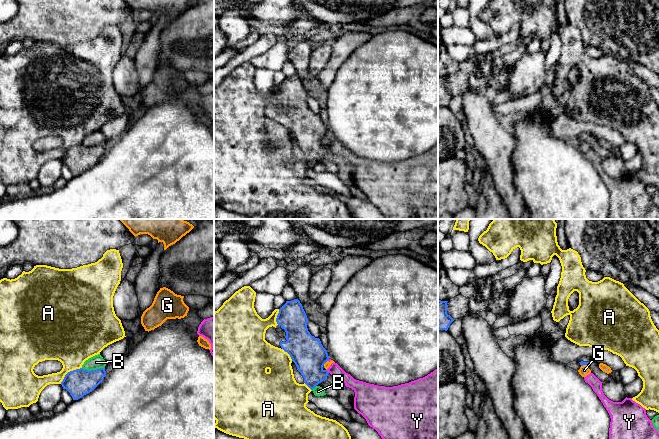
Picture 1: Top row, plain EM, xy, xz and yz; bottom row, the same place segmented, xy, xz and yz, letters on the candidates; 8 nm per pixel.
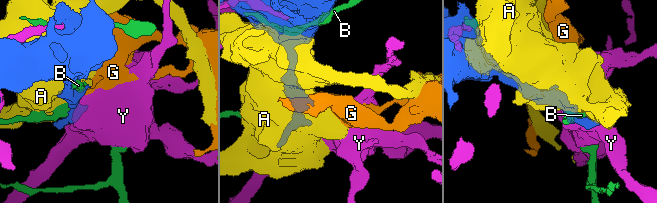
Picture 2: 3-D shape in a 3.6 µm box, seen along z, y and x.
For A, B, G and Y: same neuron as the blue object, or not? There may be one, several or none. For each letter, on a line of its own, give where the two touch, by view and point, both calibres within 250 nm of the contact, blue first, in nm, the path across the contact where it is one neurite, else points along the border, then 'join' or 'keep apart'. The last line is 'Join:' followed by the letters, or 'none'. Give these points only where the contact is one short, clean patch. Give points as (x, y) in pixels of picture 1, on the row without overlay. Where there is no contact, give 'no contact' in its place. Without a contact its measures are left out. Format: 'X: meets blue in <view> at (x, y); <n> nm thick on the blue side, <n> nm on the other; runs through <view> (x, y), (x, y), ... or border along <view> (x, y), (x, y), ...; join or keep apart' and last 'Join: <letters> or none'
A: meets blue in xy at (70, 147); 220 nm thick on the blue side, 400 nm on the other; keep apart
B: meets blue in xy at (93, 146); 220 nm thick on the blue side, 110 nm on the other; keep apart
G: meets blue in yz at (583, 140); 40 nm thick on the blue side, 90 nm on the other; border along yz (586, 140), (581, 142); keep apart
Y: meets blue in xz at (327, 147); 260 nm thick on the blue side, 100 nm on the other; keep apart
Join: none

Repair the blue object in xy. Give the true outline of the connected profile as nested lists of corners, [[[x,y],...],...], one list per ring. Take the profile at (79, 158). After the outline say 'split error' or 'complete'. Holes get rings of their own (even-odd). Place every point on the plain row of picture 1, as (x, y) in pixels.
[[[105,143],[97,146],[85,146],[83,144],[68,148],[61,161],[66,165],[73,176],[78,176],[93,167],[106,152]]] | complete

